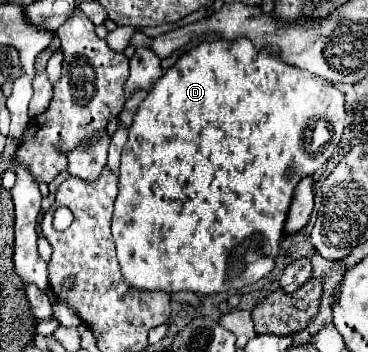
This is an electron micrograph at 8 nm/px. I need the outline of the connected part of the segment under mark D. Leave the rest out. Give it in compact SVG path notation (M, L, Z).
M239 38L235 42L225 42L225 40L203 42L197 48L183 54L181 60L157 80L149 96L137 108L135 120L129 126L129 140L121 154L119 194L113 206L111 234L117 248L117 260L121 266L123 280L137 290L163 290L169 294L173 292L219 294L227 290L241 290L243 286L267 276L275 268L275 260L279 256L279 244L285 234L285 220L295 186L301 182L301 178L315 174L321 168L321 164L331 158L339 142L341 124L337 124L337 134L335 134L335 130L331 130L335 128L335 124L329 122L329 116L345 116L345 98L335 86L323 84L309 72L285 64L281 58L275 56L275 52L269 50L257 52L247 38Z

